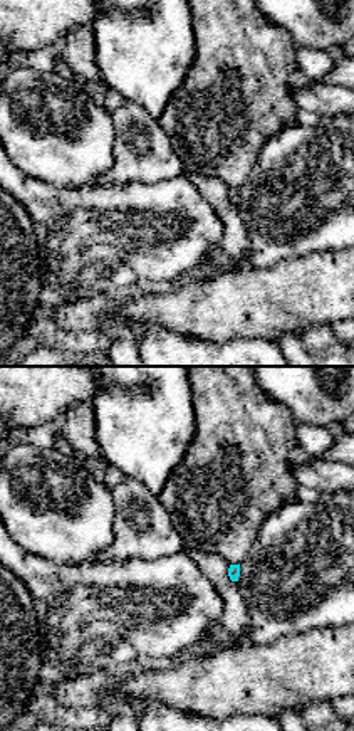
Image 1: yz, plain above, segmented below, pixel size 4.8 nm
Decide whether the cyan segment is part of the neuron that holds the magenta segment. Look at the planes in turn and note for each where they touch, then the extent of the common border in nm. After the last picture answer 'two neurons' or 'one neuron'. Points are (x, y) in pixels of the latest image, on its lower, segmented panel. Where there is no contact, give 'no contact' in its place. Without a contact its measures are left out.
no contact

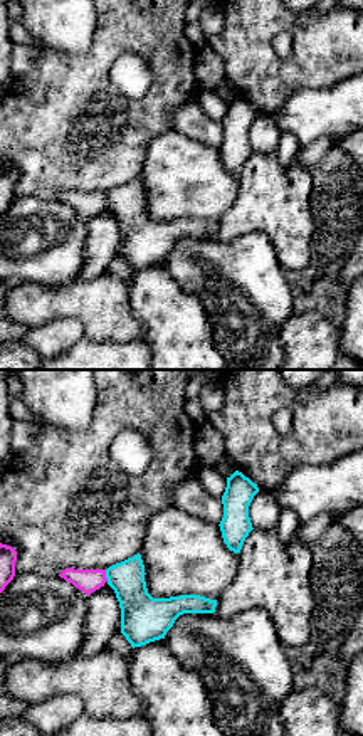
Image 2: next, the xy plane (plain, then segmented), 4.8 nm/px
(105, 575) | 60 nm

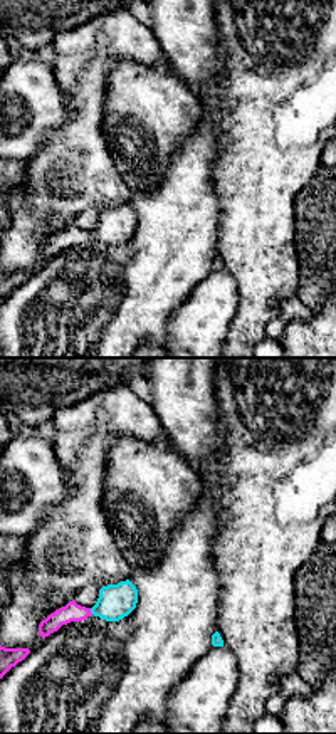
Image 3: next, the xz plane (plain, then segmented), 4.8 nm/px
(89, 612) | 40 nm

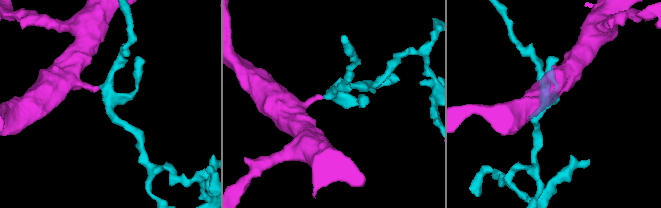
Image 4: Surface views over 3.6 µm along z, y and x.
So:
one neuron

